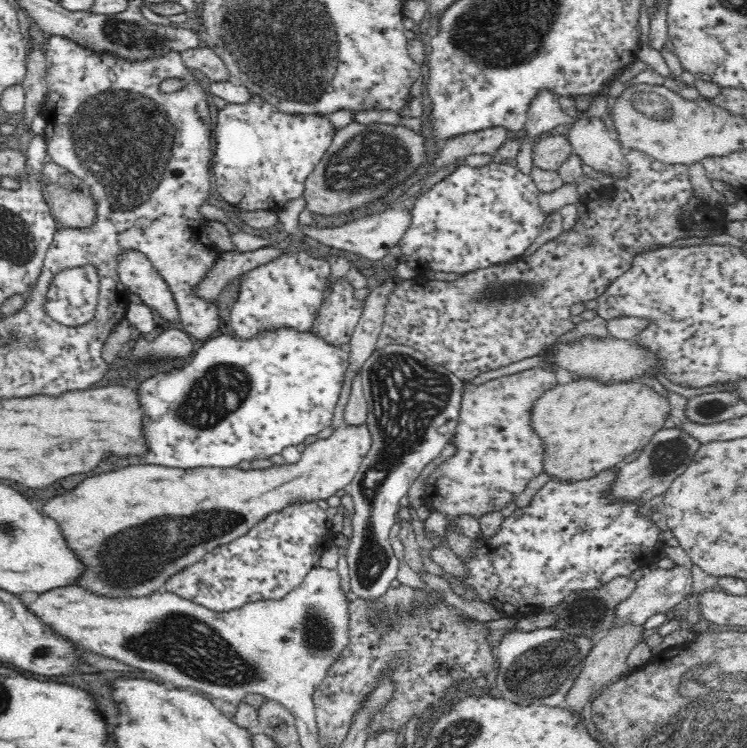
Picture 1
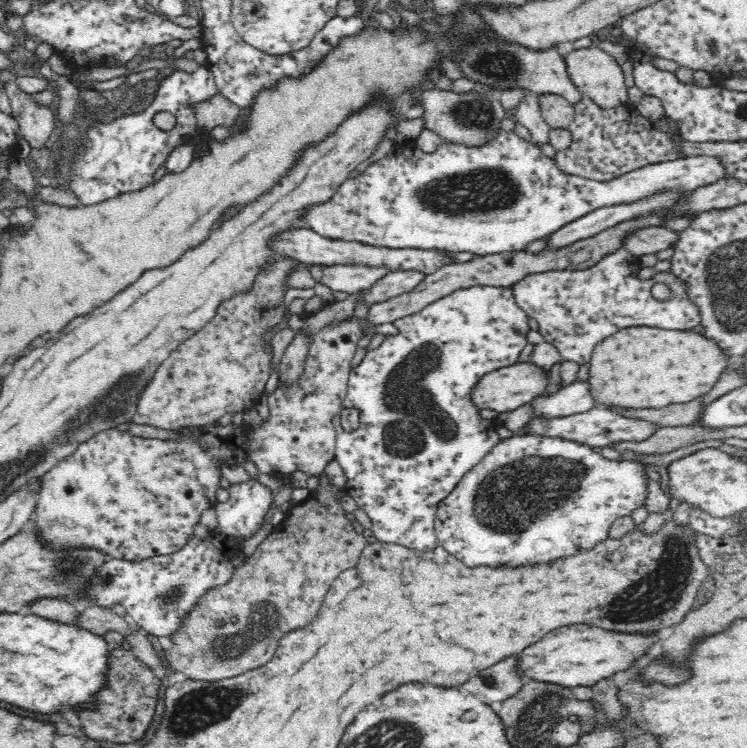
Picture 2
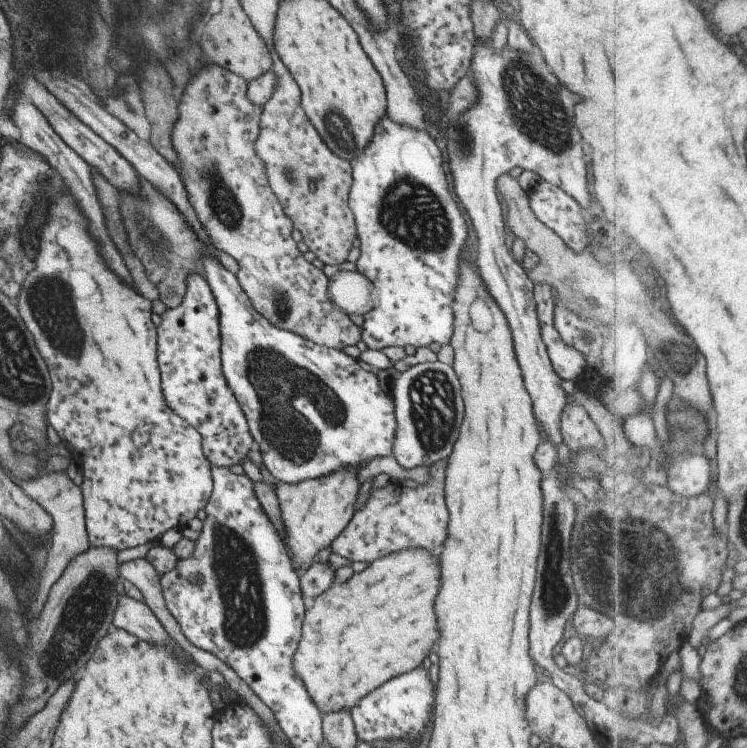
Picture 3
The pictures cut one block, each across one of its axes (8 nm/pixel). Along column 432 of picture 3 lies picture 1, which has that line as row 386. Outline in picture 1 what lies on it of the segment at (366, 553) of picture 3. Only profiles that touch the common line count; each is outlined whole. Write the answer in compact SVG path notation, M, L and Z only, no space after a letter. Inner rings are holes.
M534 367L516 374L510 374L508 376L502 376L500 378L489 380L484 384L480 384L480 386L470 384L469 382L464 383L462 400L460 400L460 414L457 429L454 433L454 436L452 436L452 439L450 440L450 443L455 447L454 455L451 458L448 458L448 460L445 462L442 462L442 464L436 467L434 471L428 476L428 478L424 480L425 496L423 503L428 504L427 507L429 508L430 512L432 510L436 510L444 516L444 518L447 520L447 529L450 530L450 532L457 532L458 534L464 535L460 527L456 525L457 518L467 514L474 517L478 521L480 518L482 518L482 516L484 516L484 514L501 511L502 509L506 508L508 504L516 501L520 494L526 490L528 483L533 478L536 478L539 474L543 473L544 447L542 446L542 440L540 440L540 436L532 432L532 426L530 426L530 410L532 410L534 402L536 402L536 400L538 400L538 398L540 398L540 396L542 396L546 390L550 390L552 386L556 386L556 384L558 384L556 376L557 374L554 374L554 371L548 372L548 369Z

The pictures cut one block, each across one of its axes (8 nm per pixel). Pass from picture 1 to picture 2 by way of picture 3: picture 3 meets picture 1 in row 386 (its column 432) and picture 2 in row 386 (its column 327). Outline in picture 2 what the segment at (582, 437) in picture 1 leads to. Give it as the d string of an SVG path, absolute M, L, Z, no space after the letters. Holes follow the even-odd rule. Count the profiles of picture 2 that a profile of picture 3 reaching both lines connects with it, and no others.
M633 327L602 340L594 348L589 363L588 391L595 406L640 410L664 408L707 394L730 360L714 341L692 331Z

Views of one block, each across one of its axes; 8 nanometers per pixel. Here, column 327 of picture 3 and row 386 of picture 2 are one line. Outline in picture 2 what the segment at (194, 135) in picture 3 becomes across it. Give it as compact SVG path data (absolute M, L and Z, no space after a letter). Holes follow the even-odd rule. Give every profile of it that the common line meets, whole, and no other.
M353 317L338 327L323 328L310 344L300 385L292 389L278 386L267 398L271 417L257 431L247 426L242 430L234 429L232 425L216 427L216 423L194 428L195 434L202 439L202 444L208 444L208 452L202 450L197 441L181 434L170 442L120 434L115 429L100 432L92 440L78 446L70 459L64 460L42 476L34 518L30 525L35 525L40 539L48 545L54 545L54 549L92 547L102 549L116 559L139 561L178 552L190 540L202 511L218 503L215 490L218 488L219 472L228 464L242 465L249 459L256 463L259 472L275 477L291 474L294 470L302 470L309 476L321 475L328 464L335 461L336 429L333 418L340 415L342 427L347 432L356 430L359 426L358 410L343 408L343 402L347 398L351 361L363 336L360 324Z

